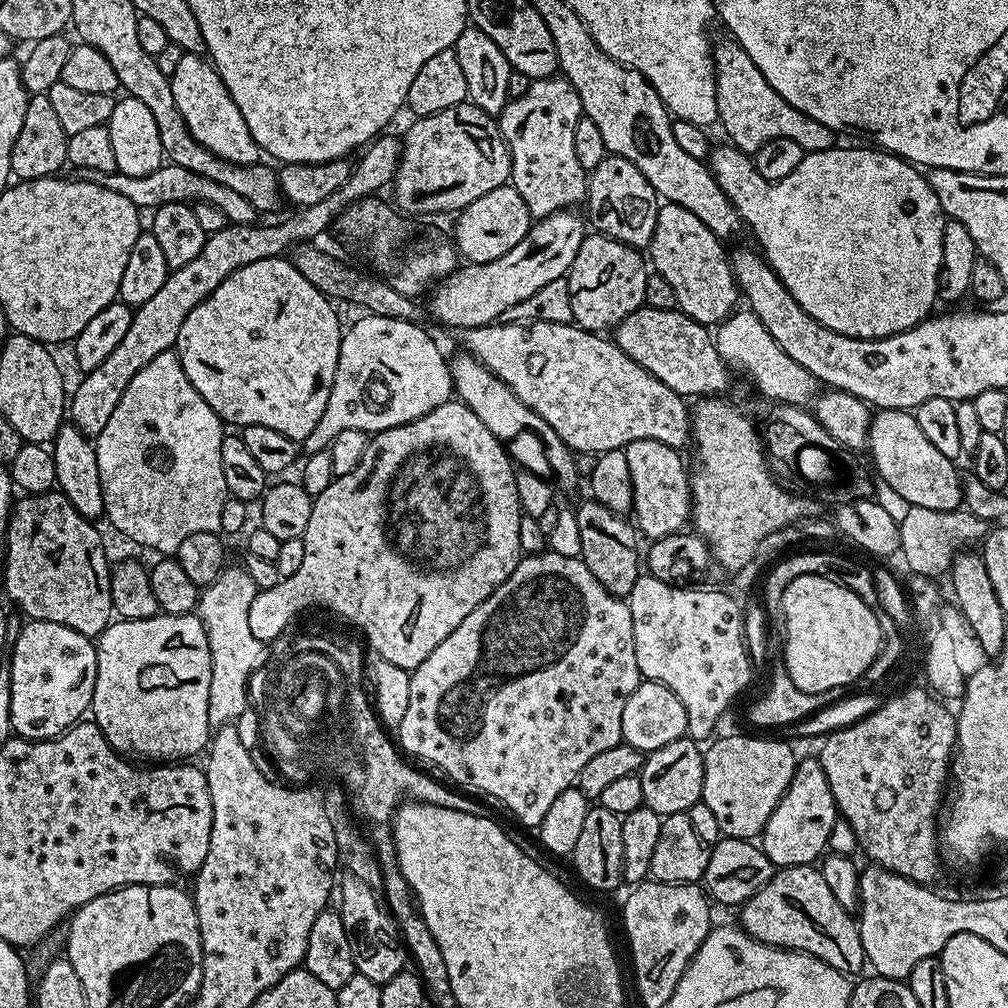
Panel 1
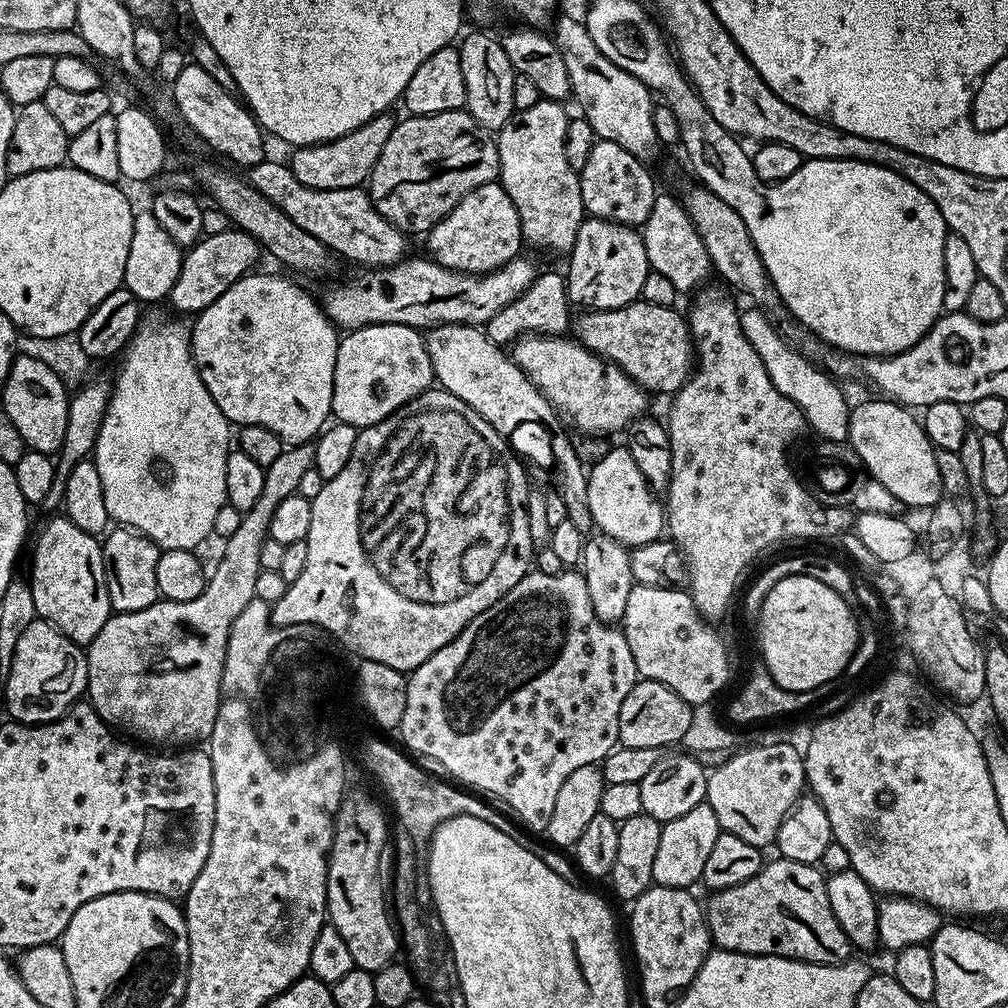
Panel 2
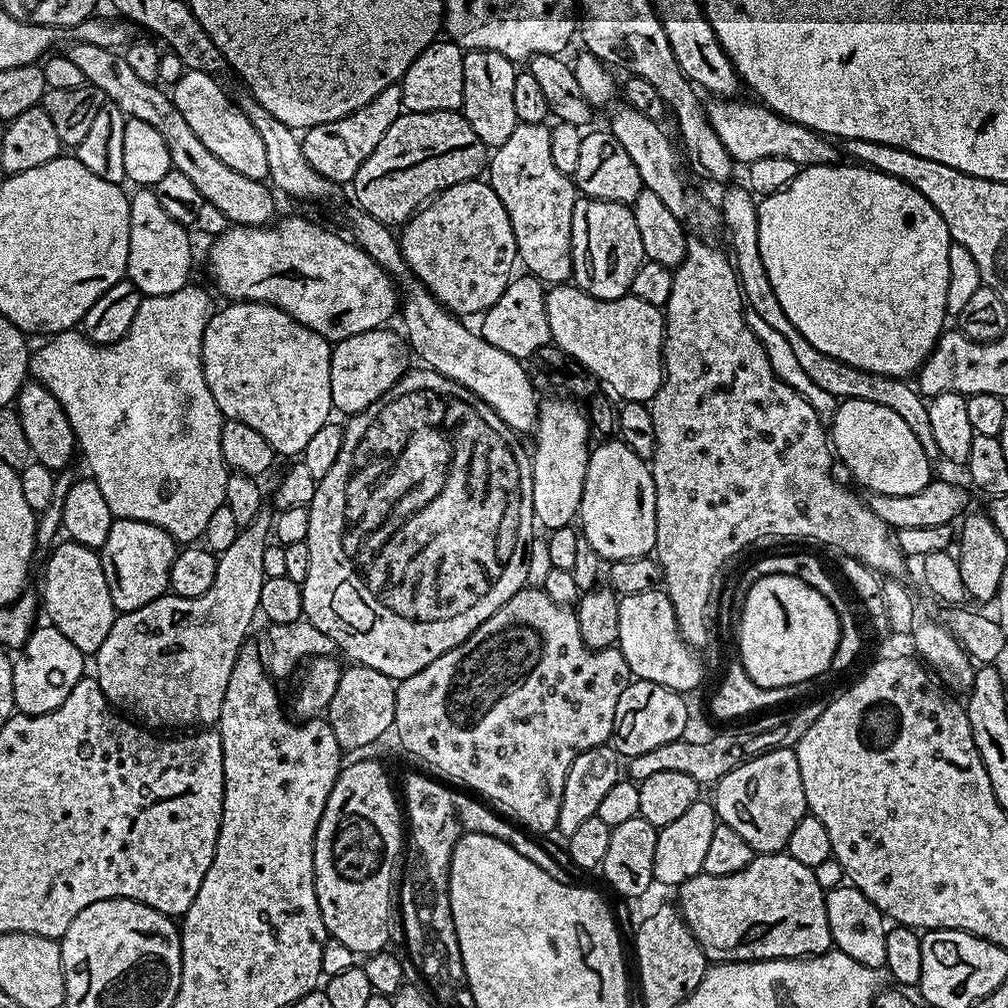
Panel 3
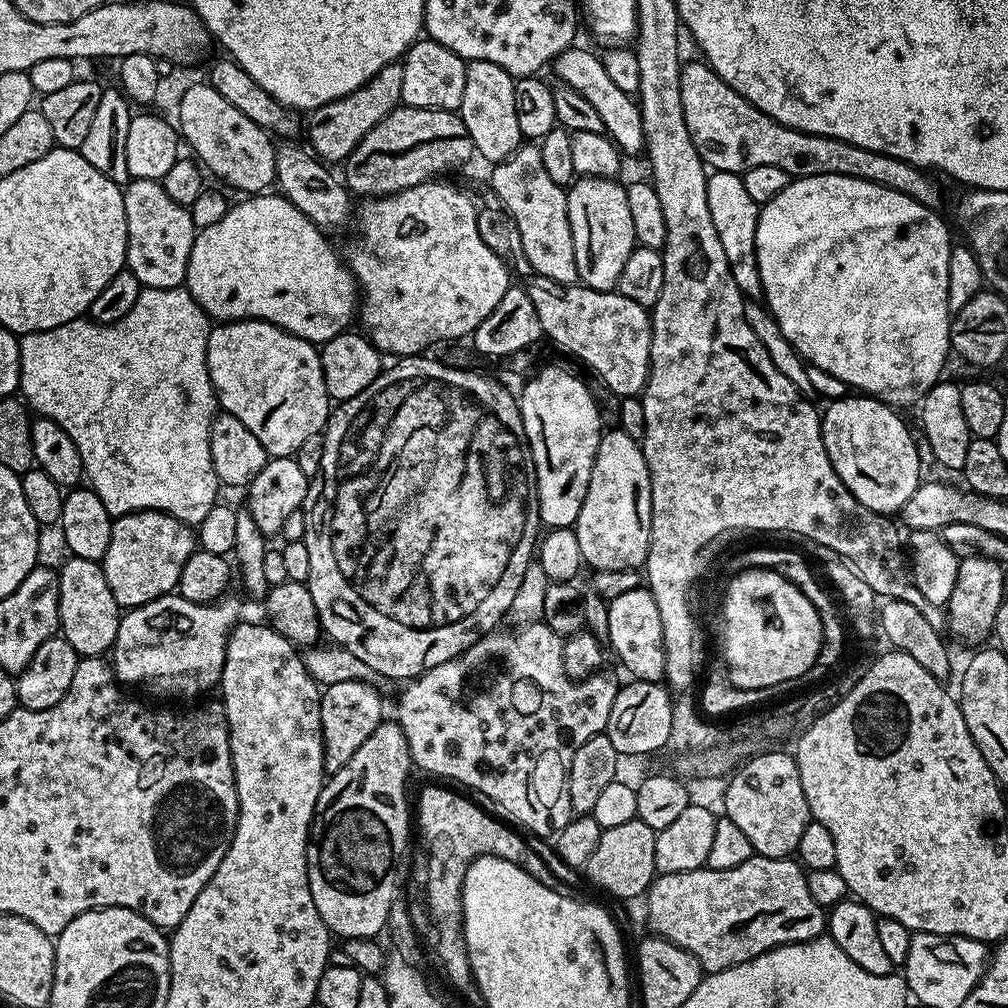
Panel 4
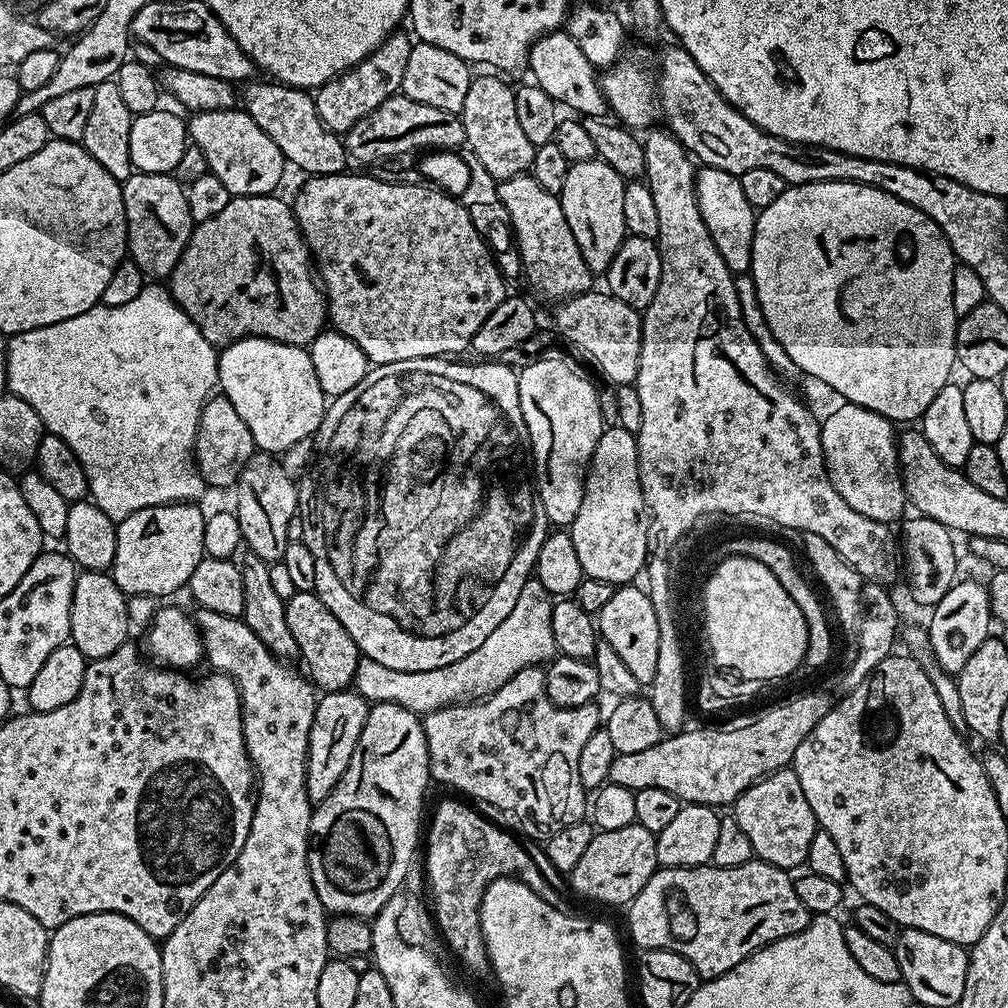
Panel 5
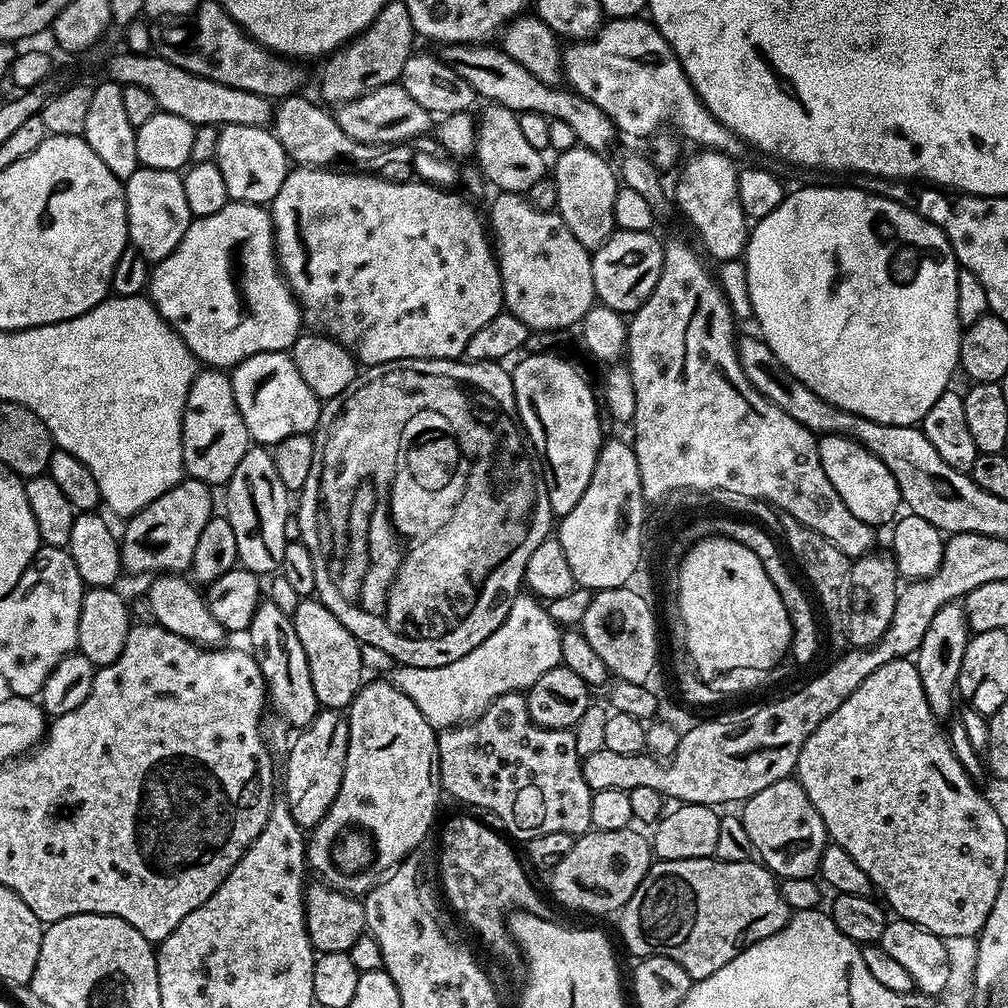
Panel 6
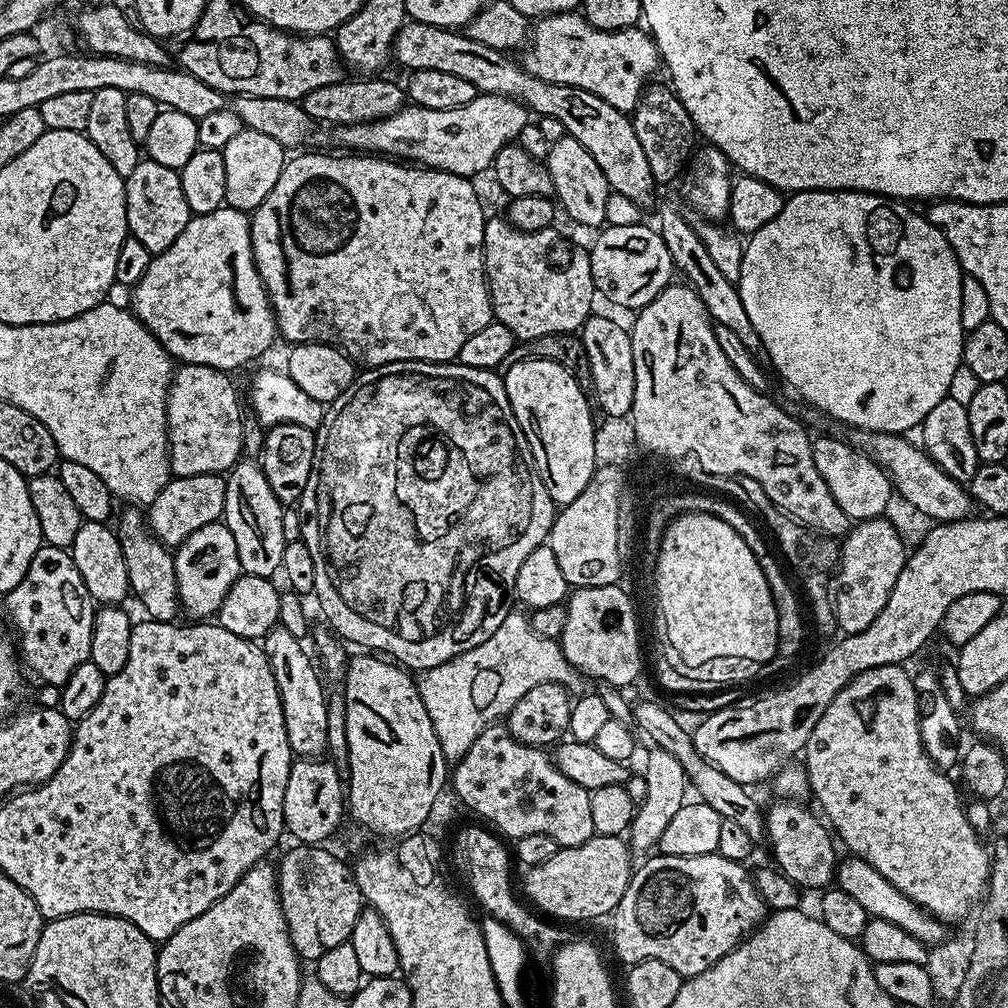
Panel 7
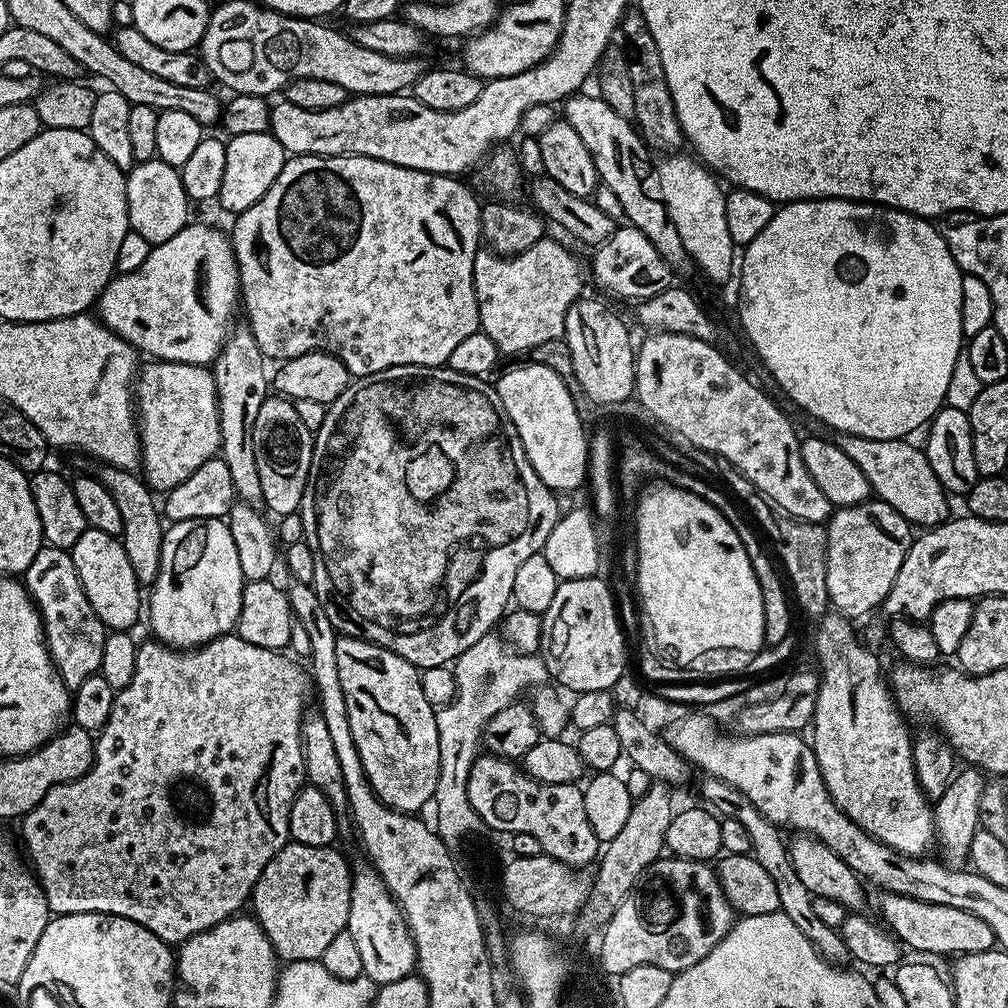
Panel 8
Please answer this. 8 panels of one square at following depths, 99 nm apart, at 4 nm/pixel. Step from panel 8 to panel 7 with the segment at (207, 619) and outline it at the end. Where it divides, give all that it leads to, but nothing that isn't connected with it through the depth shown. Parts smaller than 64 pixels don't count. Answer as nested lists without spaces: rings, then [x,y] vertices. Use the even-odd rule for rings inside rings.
[[[222,522],[207,524],[202,526],[202,530],[194,530],[194,534],[190,534],[190,538],[183,540],[175,549],[174,555],[176,558],[174,570],[176,571],[176,581],[178,582],[181,609],[185,613],[188,611],[192,615],[189,617],[192,618],[215,617],[220,611],[230,586],[242,575],[240,563],[238,562],[238,550],[234,546],[234,534],[230,534],[230,530]]]

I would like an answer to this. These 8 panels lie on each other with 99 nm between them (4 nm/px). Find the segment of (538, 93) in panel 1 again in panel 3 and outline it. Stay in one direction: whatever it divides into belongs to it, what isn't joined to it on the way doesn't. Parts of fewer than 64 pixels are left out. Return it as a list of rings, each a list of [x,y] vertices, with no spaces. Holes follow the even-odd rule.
[[[517,123],[514,134],[491,153],[486,164],[486,180],[506,206],[516,239],[516,255],[527,271],[546,286],[572,280],[572,219],[578,199],[573,177],[554,166],[550,154],[551,127],[547,123]]]

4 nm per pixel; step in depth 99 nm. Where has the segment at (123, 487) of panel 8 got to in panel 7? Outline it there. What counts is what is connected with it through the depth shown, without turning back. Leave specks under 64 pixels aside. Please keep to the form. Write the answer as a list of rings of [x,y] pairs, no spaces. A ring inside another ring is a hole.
[[[128,506],[123,509],[120,521],[114,524],[118,542],[122,546],[122,558],[126,558],[126,574],[131,595],[145,608],[147,615],[153,620],[177,619],[176,612],[181,611],[178,582],[174,570],[175,555],[148,531],[146,516],[139,507]]]

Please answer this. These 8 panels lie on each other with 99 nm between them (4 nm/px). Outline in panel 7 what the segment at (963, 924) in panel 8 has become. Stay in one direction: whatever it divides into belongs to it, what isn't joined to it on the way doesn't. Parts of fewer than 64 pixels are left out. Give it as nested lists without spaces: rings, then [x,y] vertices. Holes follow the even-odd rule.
[[[848,854],[845,857],[845,860],[843,857],[834,869],[835,887],[846,890],[846,894],[852,895],[866,909],[869,918],[894,922],[894,926],[902,926],[906,934],[914,934],[914,938],[929,946],[935,946],[945,939],[945,921],[937,920],[918,907],[913,900],[906,898],[902,890],[886,882],[886,878],[882,878],[882,874],[878,874],[878,870],[874,870],[874,866],[870,866],[870,862],[866,862],[861,856]]]

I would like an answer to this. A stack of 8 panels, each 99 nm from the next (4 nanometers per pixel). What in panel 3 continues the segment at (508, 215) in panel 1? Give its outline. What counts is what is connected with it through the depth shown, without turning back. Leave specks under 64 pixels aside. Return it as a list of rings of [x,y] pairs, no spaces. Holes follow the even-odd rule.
[[[480,178],[455,184],[445,192],[433,196],[403,225],[398,239],[401,254],[412,268],[413,274],[421,279],[444,308],[460,318],[479,317],[492,308],[494,302],[502,298],[509,280],[513,279],[512,267],[517,267],[518,264],[516,239],[510,218],[506,214],[506,206],[502,206],[491,184]]]

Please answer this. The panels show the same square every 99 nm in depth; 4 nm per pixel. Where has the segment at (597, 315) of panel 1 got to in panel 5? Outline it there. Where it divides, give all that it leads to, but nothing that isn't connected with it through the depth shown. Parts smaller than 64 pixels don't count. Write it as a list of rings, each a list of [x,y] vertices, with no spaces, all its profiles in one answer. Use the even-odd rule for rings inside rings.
[[[599,158],[569,164],[568,166],[566,182],[562,185],[559,194],[562,214],[566,214],[570,234],[574,234],[574,242],[578,242],[578,250],[582,254],[582,258],[586,258],[586,266],[594,274],[607,273],[614,254],[626,239],[626,217],[622,215],[622,194],[624,193],[625,183],[625,177],[620,176],[618,170],[614,170],[614,166],[610,166]]]

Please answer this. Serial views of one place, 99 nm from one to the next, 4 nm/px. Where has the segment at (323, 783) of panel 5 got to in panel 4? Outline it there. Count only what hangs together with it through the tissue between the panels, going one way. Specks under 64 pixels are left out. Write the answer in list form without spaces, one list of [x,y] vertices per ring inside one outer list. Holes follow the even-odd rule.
[[[351,680],[329,684],[323,689],[320,698],[322,714],[322,734],[324,735],[324,767],[329,773],[344,768],[354,754],[358,754],[358,746],[366,742],[374,734],[374,730],[385,719],[384,704],[380,701],[377,689],[365,680]]]

